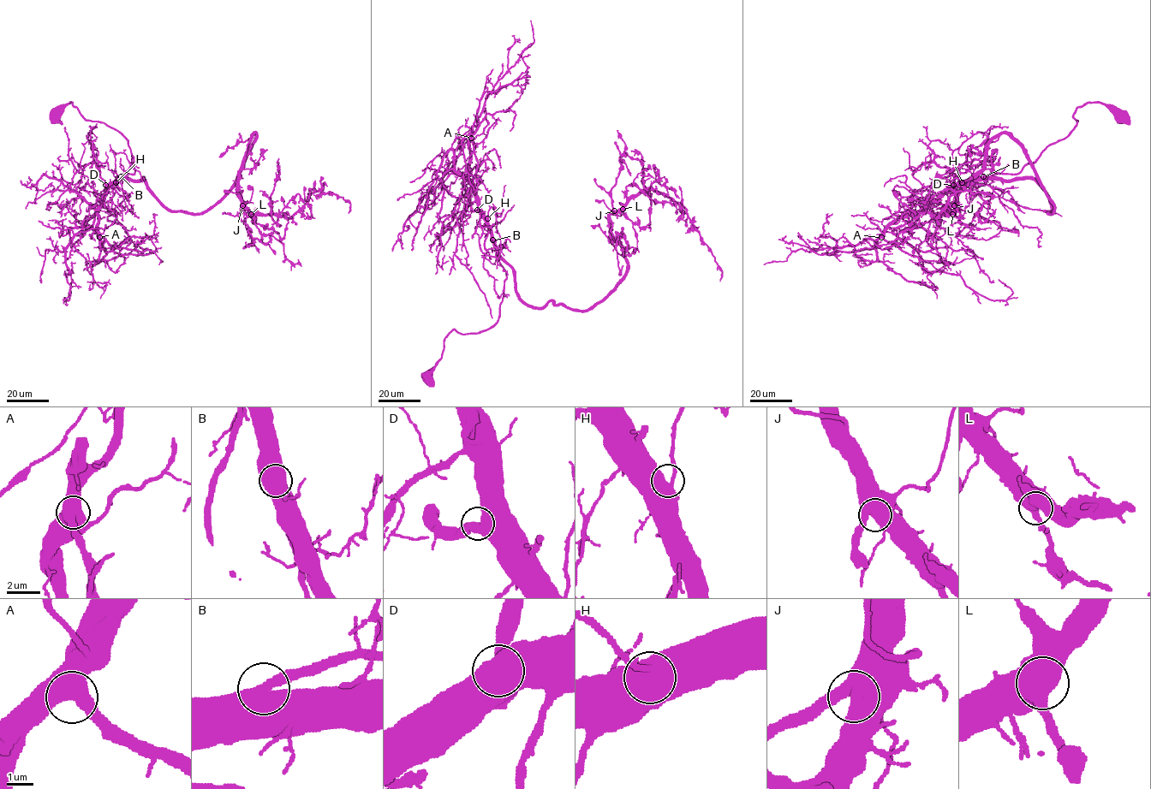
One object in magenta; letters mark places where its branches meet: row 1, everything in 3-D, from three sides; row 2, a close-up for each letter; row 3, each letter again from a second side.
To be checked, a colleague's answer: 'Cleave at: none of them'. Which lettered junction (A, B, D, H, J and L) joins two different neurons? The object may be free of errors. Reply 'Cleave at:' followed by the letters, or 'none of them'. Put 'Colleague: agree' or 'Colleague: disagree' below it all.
Cleave at: none of them
Colleague: agree

